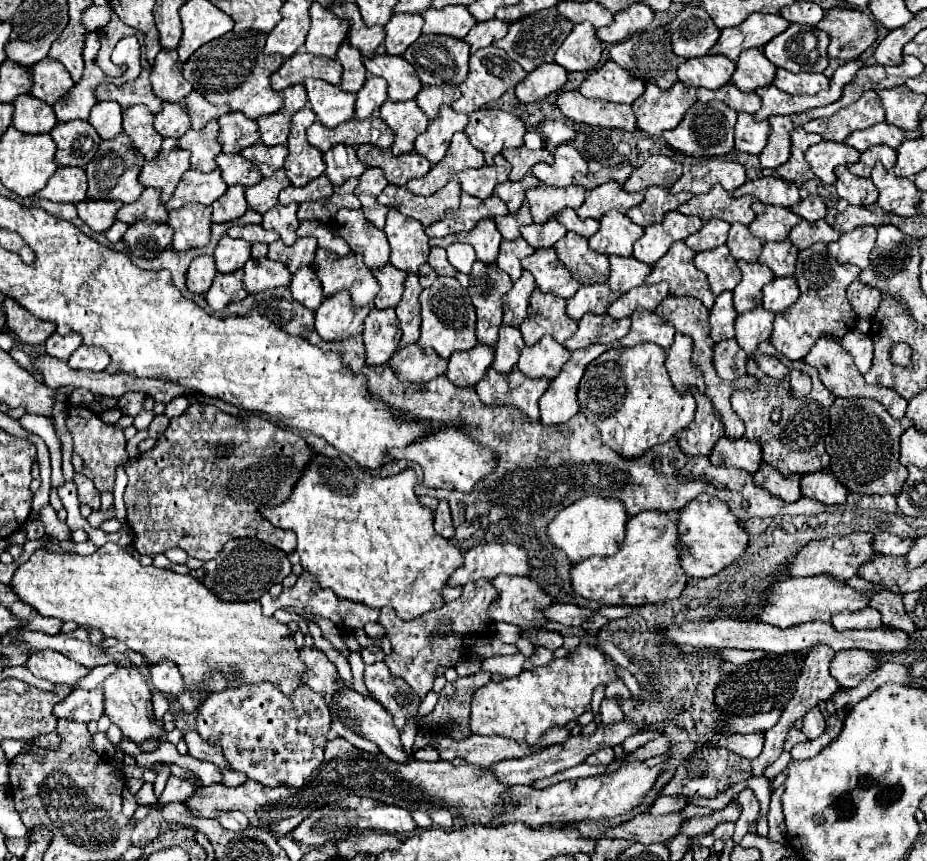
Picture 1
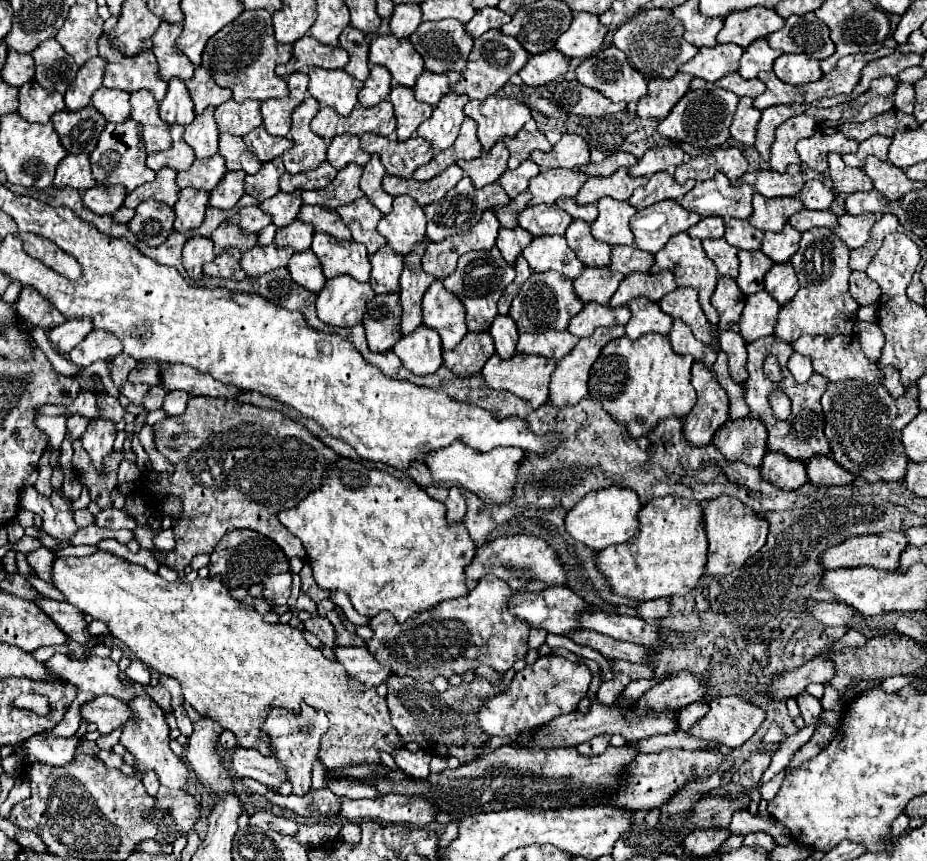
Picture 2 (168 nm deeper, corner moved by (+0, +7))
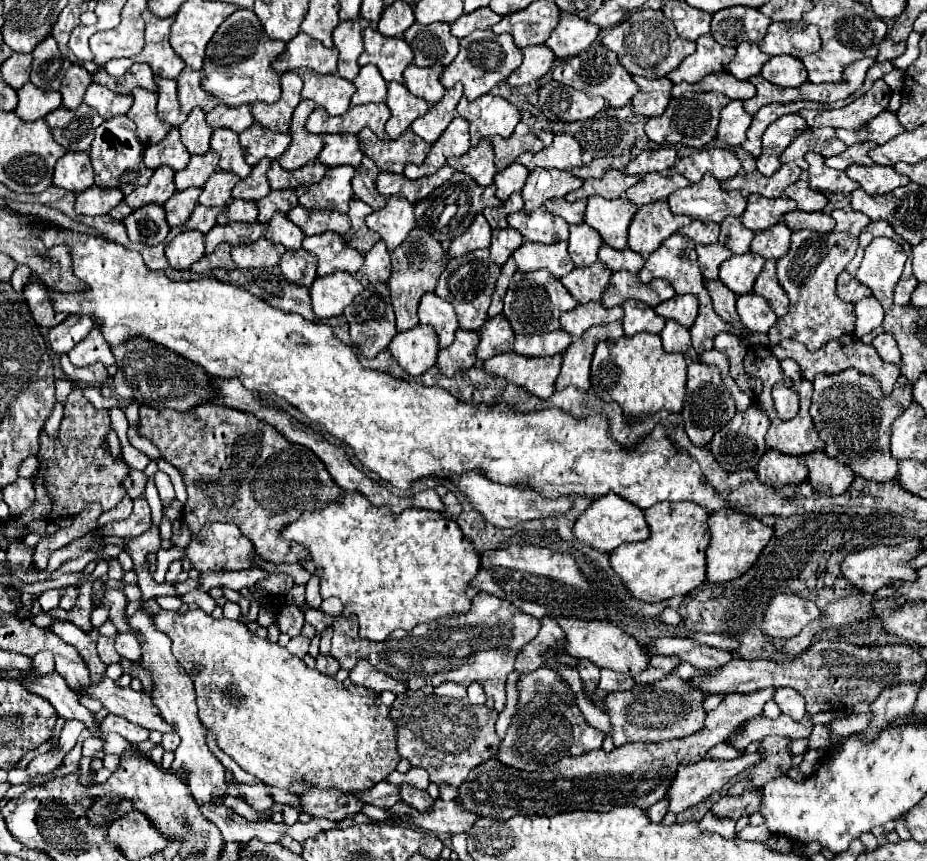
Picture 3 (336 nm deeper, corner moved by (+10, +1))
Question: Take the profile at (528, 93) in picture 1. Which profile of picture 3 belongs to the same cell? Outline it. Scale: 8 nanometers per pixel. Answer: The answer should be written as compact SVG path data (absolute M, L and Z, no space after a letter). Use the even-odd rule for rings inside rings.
M546 45L522 49L522 55L524 55L522 65L508 77L508 83L514 87L538 83L556 61L556 55Z

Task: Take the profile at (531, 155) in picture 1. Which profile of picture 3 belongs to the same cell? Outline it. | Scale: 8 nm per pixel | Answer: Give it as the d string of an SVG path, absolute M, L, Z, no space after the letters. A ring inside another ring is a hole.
M512 133L506 139L504 137L494 137L492 139L492 147L494 147L494 153L496 153L494 163L496 163L498 171L502 171L508 165L512 165L518 159L518 155L522 155L526 151L538 153L538 151L544 149L542 141L538 137L534 137L532 133L530 135L516 135L516 133Z

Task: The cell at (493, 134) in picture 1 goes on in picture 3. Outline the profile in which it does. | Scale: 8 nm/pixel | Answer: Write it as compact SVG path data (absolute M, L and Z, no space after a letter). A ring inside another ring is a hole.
M490 93L474 101L462 97L456 105L456 115L470 123L470 143L474 147L482 137L510 137L520 121L520 109L516 105Z

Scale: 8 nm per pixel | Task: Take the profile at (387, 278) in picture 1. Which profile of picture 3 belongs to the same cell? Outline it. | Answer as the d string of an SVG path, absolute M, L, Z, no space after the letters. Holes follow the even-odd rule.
M378 241L364 257L364 267L356 273L356 279L364 287L386 283L390 277L390 253L382 241Z

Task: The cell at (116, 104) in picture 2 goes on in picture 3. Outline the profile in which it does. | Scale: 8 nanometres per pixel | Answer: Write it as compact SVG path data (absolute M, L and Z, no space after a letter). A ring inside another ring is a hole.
M92 83L86 89L84 103L90 105L92 109L96 109L104 119L112 119L116 115L126 115L128 113L128 107L132 105L132 97L110 93L110 89L106 89L98 83Z

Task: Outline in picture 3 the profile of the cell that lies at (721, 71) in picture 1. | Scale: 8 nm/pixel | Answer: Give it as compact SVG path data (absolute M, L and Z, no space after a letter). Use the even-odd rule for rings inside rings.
M704 35L696 41L696 51L688 55L674 71L670 71L672 83L698 83L706 75L728 71L728 63L734 57L734 49L722 47L712 39L712 35Z

